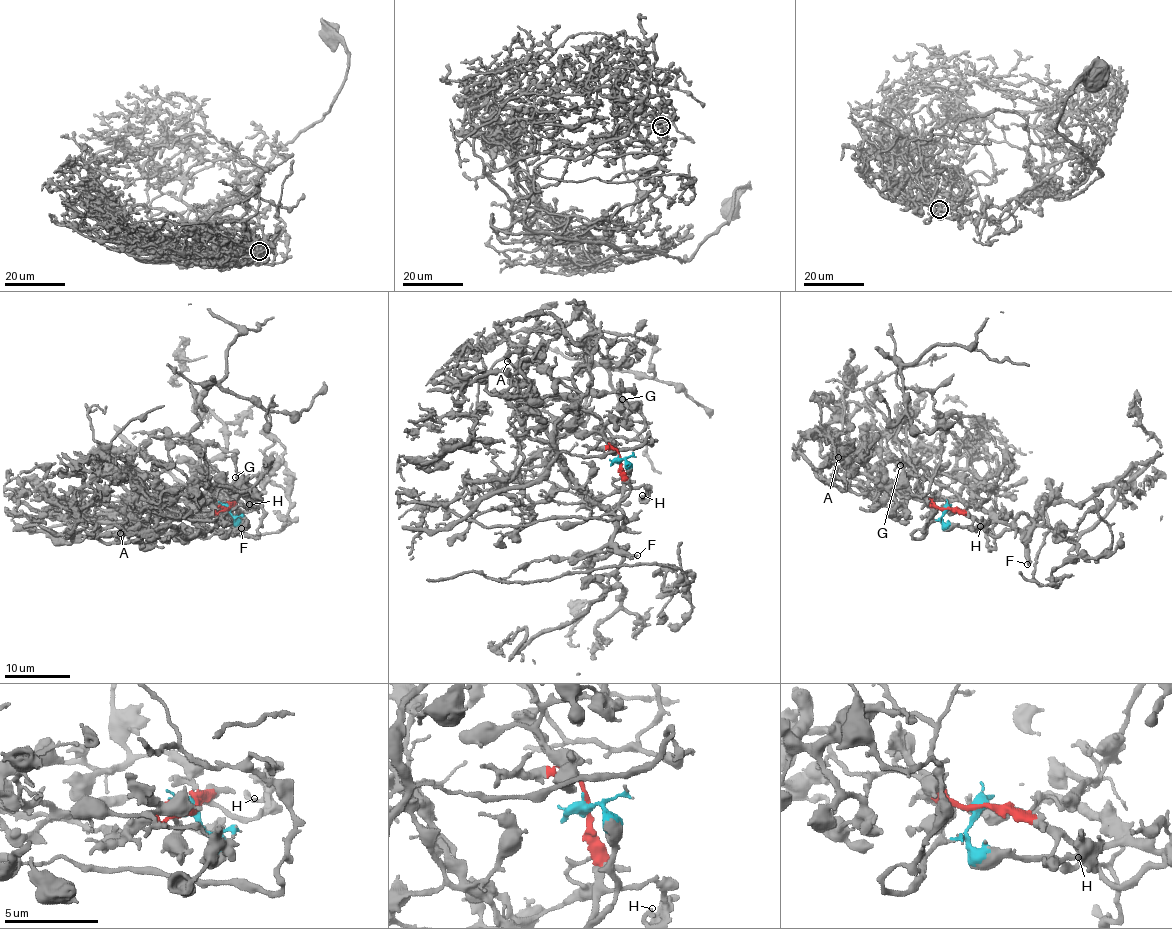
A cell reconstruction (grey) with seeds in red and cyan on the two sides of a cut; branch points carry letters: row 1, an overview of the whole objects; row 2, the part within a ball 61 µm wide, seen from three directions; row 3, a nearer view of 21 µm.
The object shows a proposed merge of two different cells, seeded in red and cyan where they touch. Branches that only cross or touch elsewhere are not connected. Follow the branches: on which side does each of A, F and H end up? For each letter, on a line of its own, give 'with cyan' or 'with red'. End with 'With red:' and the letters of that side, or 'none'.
A: with cyan
F: with red
H: with red
With red: F, H

